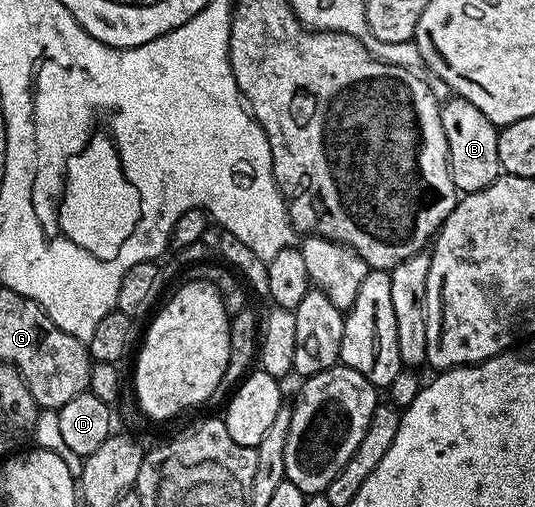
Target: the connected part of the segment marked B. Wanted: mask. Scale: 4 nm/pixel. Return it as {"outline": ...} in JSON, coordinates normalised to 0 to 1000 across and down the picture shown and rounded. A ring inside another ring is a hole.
{"outline":[[[843,191],[843,197],[830,201],[821,213],[836,284],[839,286],[839,341],[847,349],[847,365],[852,377],[871,381],[875,377],[897,377],[921,357],[929,357],[936,343],[933,312],[929,310],[929,278],[933,276],[935,252],[892,215],[877,199],[856,191]]]}

